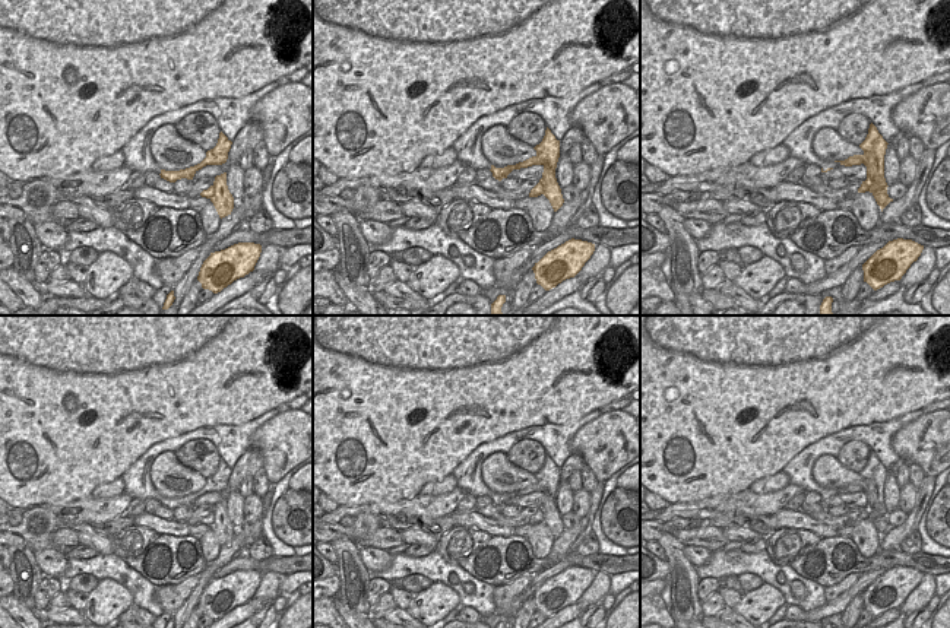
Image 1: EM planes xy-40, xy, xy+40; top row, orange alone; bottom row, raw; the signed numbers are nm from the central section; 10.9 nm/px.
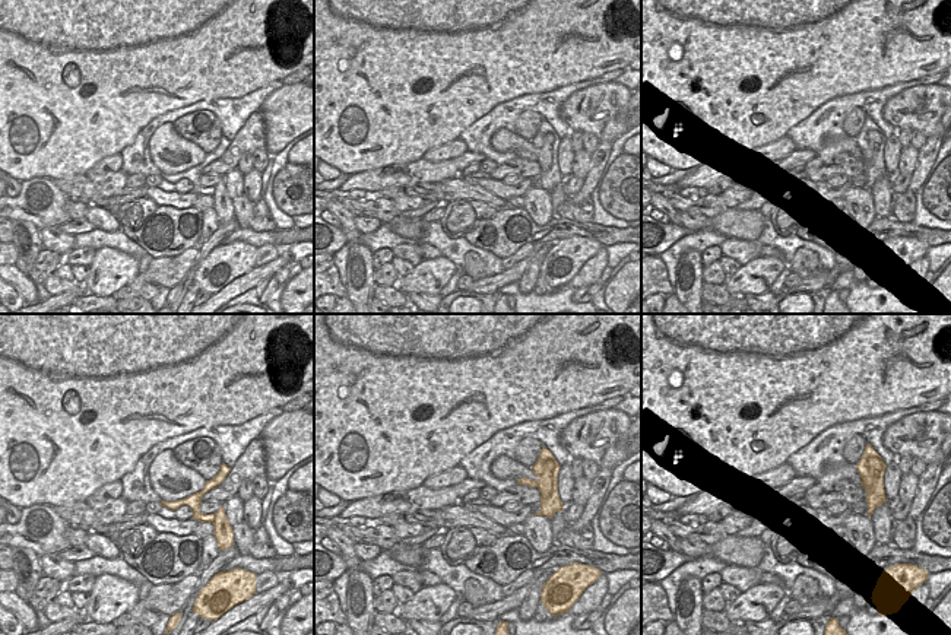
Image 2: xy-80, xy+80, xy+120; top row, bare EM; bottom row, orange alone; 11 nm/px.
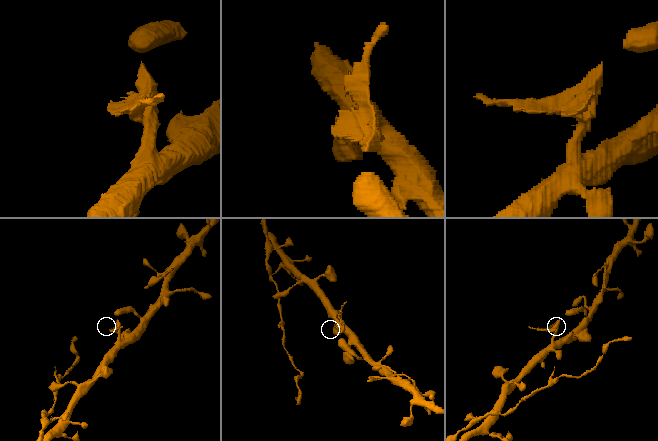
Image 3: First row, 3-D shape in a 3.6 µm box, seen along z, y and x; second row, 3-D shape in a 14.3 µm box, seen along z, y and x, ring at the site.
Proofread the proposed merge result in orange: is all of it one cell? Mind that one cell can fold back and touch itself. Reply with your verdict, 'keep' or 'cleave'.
cleave

